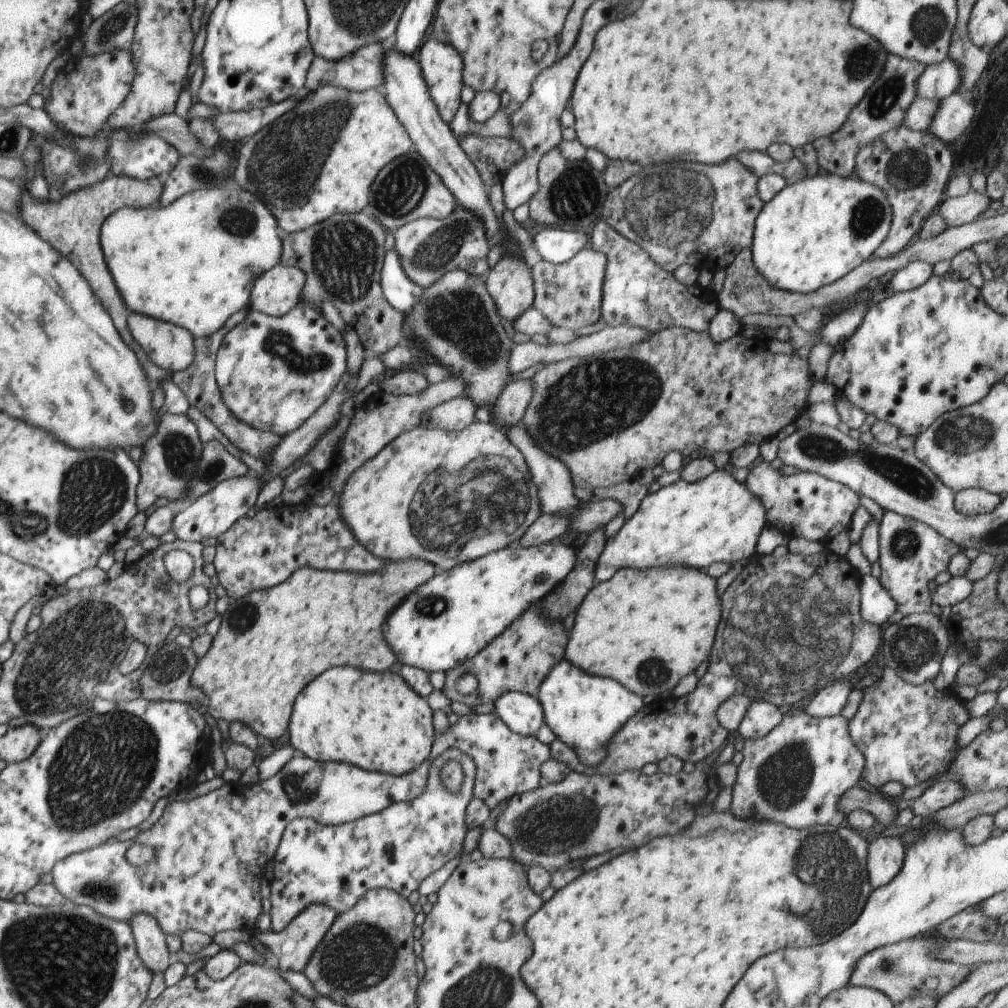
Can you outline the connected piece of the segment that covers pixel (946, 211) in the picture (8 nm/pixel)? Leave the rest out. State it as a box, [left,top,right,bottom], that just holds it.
[936,190,991,227]

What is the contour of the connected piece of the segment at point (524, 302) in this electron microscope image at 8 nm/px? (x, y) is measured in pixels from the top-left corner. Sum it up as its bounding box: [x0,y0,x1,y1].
[486,253,535,322]

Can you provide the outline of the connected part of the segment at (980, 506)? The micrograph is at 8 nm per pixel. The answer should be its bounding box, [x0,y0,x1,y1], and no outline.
[954,488,1003,516]

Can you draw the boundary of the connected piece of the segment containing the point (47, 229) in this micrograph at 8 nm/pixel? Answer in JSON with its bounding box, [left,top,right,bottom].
[21,175,172,382]

